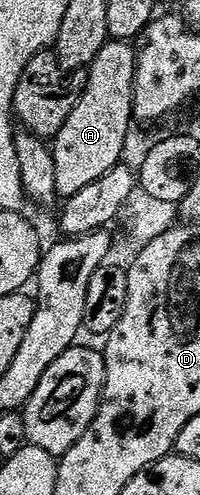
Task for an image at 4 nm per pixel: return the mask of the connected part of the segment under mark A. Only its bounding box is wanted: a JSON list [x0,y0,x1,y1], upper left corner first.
[51,41,136,200]

